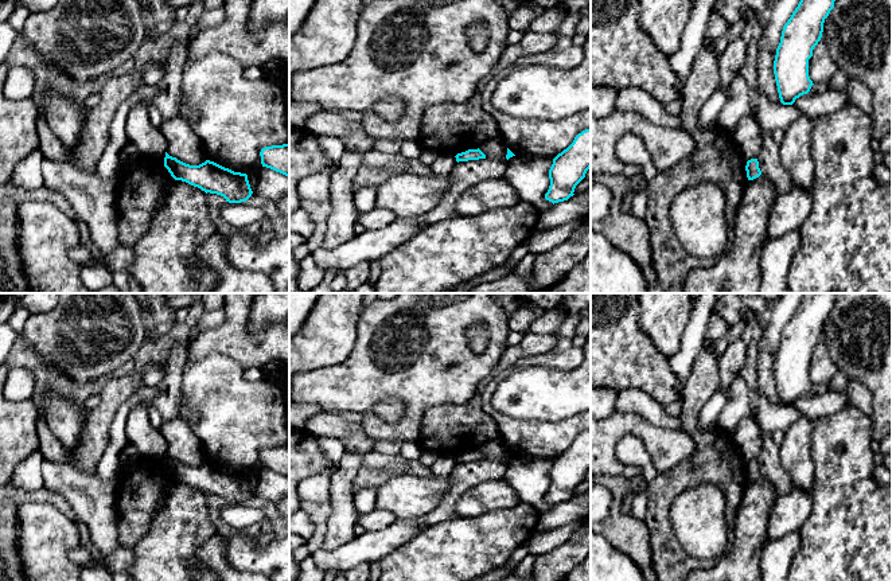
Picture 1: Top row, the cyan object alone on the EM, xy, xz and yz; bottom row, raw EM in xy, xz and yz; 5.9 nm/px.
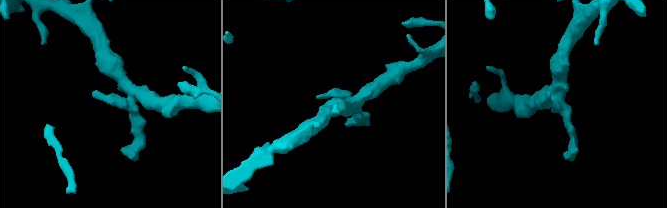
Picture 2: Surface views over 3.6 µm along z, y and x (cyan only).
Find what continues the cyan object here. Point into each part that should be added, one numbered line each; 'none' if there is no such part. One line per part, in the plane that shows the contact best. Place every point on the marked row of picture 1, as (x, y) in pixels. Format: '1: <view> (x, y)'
none

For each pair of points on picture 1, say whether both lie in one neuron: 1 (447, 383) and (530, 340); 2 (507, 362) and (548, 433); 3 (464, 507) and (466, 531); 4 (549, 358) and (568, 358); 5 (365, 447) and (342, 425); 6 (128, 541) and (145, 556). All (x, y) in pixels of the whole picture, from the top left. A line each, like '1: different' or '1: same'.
1: different
2: different
3: different
4: same
5: same
6: different

